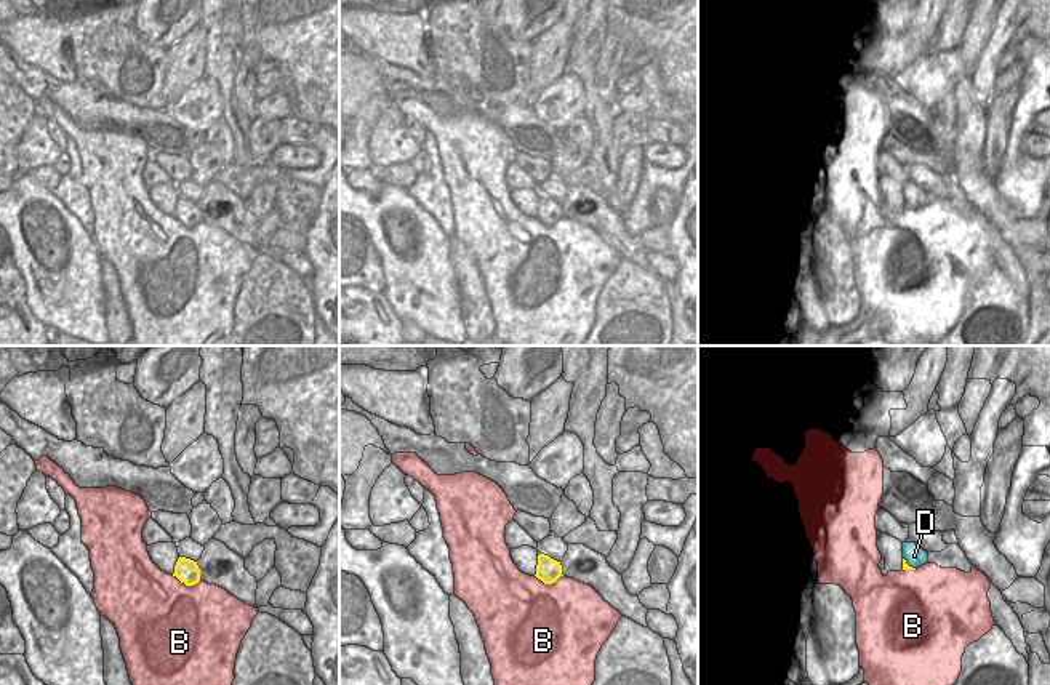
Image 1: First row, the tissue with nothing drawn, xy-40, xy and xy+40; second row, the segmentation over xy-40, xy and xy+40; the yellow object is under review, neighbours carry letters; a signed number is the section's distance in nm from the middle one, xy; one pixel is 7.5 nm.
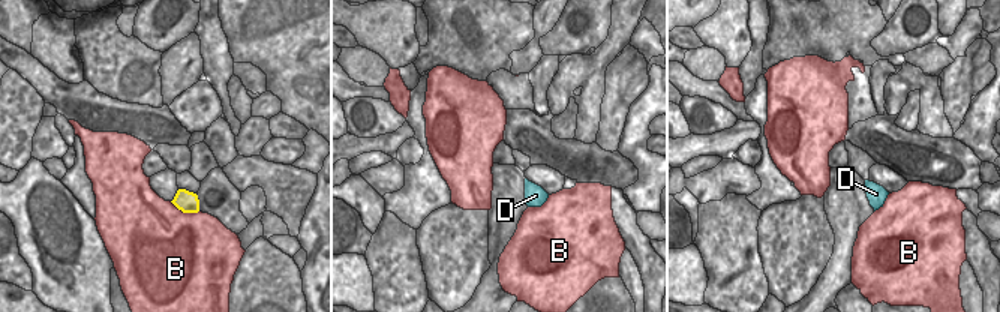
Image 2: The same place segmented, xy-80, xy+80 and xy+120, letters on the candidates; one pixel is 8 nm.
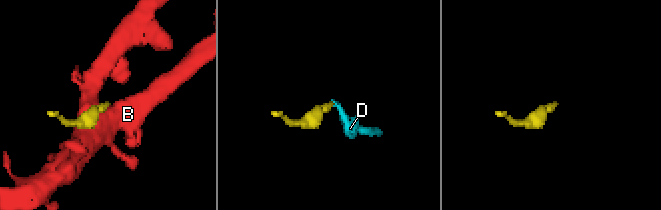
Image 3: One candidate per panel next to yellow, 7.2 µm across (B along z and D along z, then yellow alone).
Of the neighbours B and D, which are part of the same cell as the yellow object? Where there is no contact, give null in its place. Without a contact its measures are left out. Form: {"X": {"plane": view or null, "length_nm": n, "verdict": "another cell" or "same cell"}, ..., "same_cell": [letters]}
{"B": {"plane": "xy-40", "length_nm": 240, "verdict": "another cell"}, "D": {"plane": "xy+40", "length_nm": 130, "verdict": "same cell"}, "same_cell": ["D"]}

